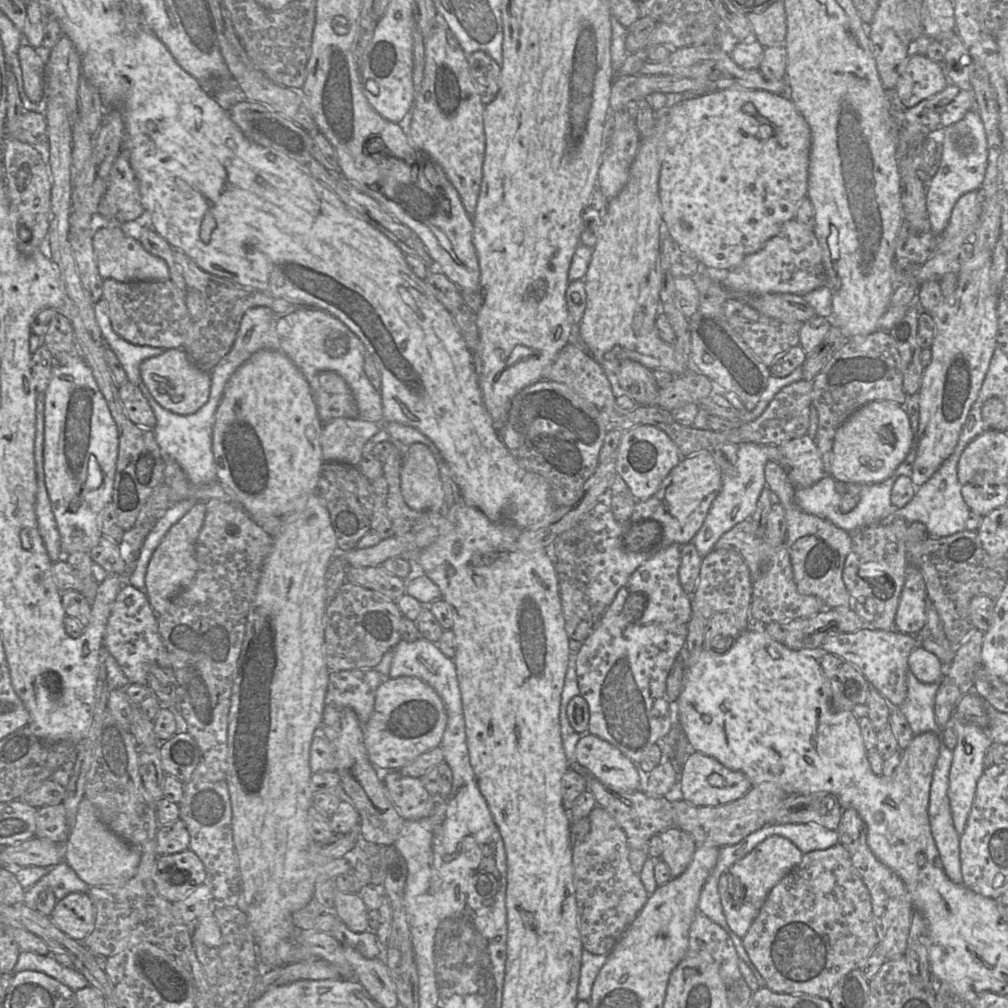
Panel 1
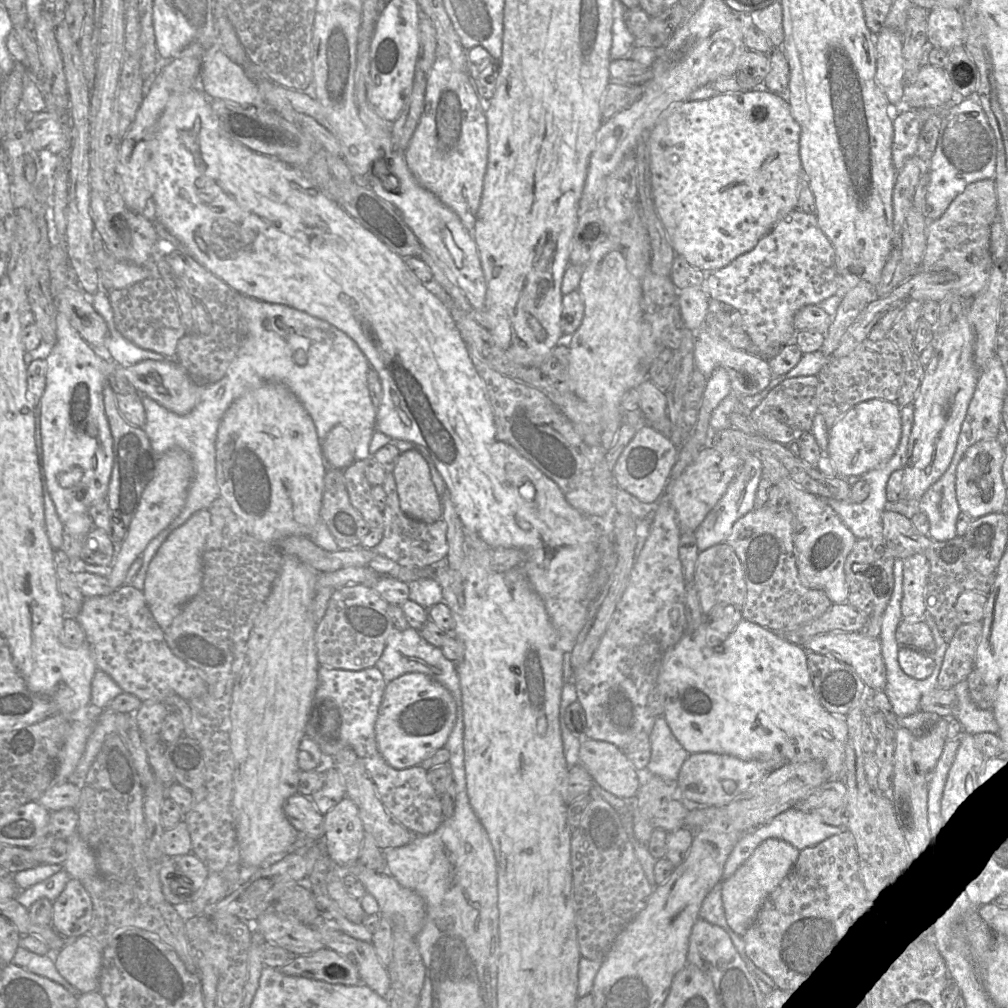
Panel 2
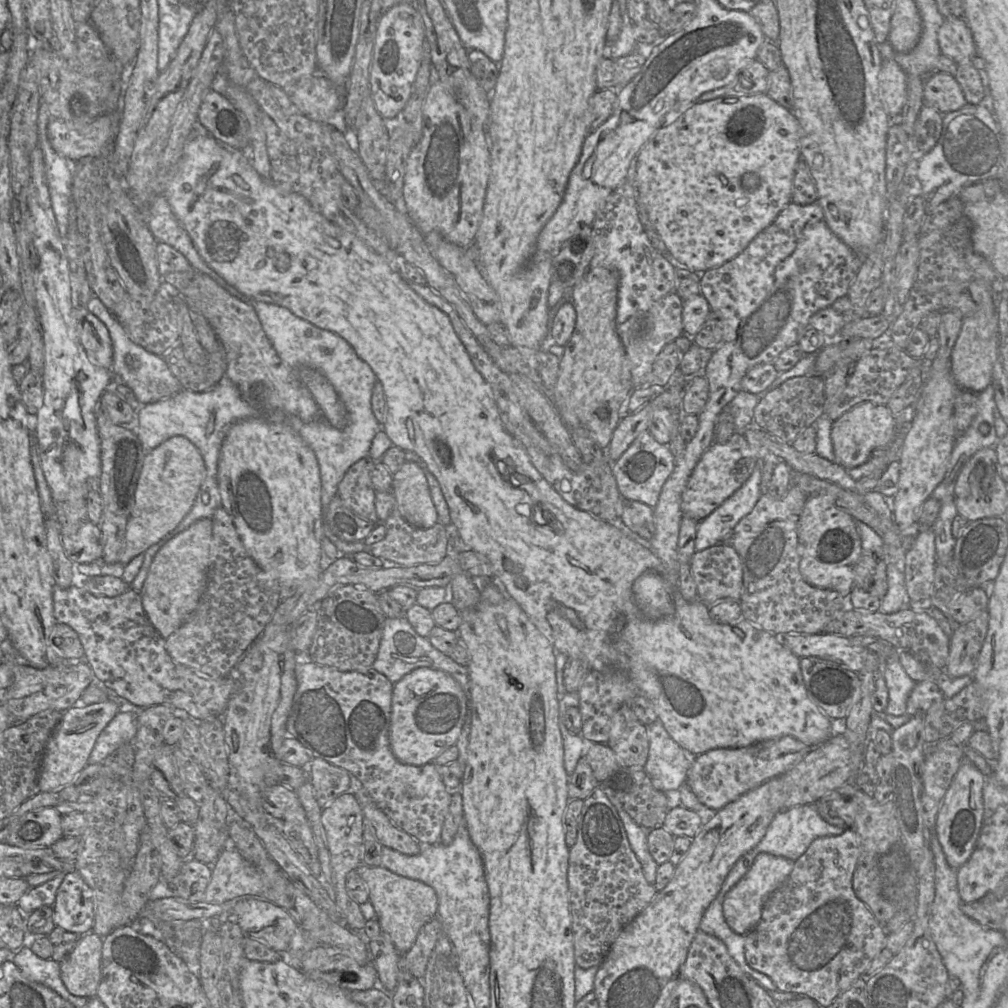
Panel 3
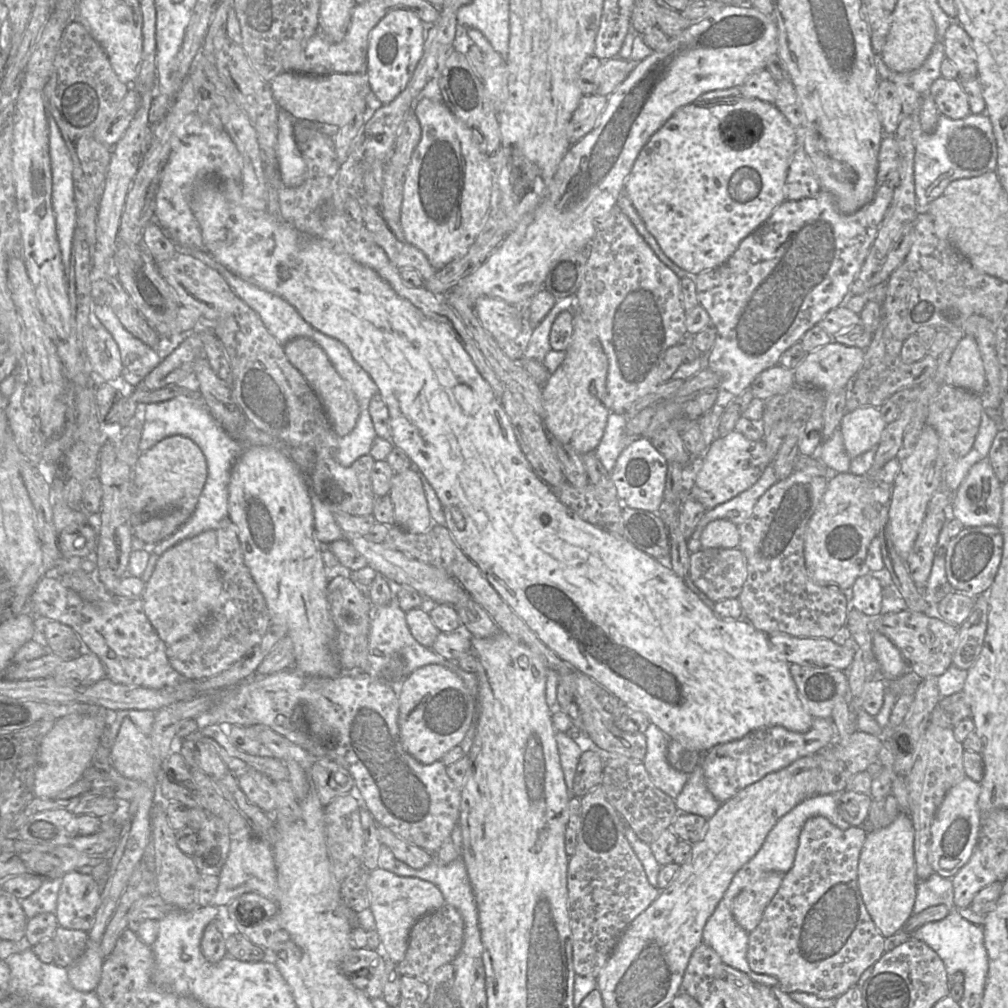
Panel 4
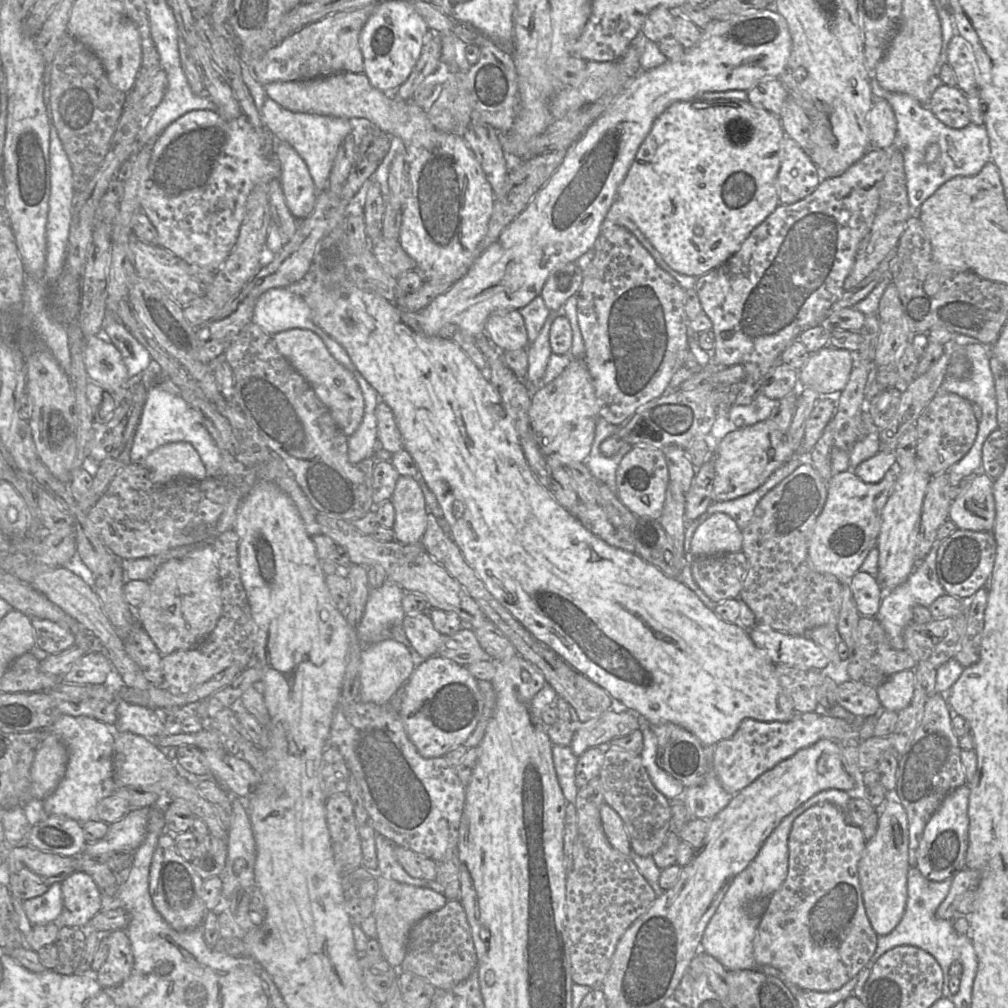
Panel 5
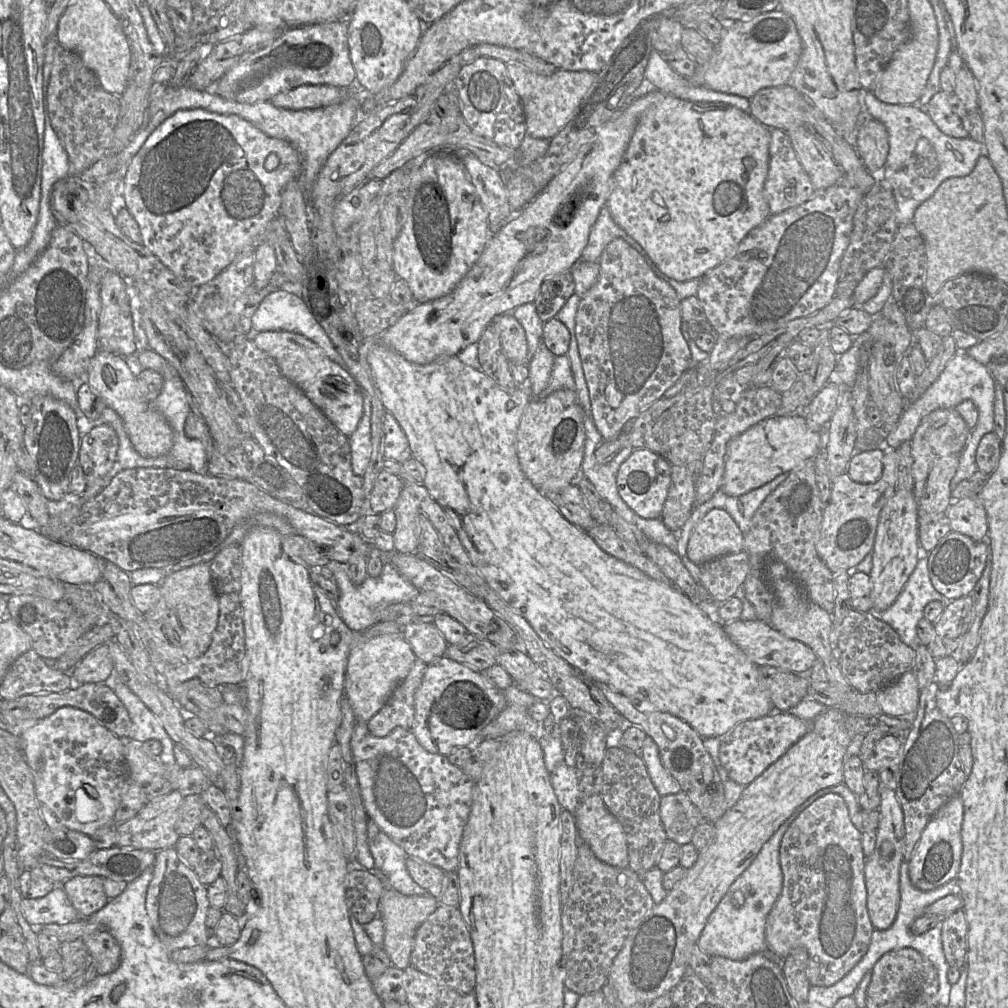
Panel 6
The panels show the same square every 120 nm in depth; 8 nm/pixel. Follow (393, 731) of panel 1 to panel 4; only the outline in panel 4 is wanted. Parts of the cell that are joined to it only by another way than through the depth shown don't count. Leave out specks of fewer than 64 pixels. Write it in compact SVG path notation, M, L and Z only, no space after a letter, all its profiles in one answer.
M429 664L417 668L397 688L400 741L409 755L421 764L430 765L463 741L473 721L474 699L455 672Z

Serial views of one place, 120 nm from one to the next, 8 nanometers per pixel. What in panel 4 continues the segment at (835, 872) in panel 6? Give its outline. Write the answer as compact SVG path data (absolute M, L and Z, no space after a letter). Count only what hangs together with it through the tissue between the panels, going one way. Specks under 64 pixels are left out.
M823 816L809 818L799 835L792 868L784 874L760 923L749 933L750 969L775 977L780 989L787 994L805 992L822 999L836 999L855 986L861 974L886 952L885 938L869 915L858 886L858 862L866 834L863 826L841 830Z

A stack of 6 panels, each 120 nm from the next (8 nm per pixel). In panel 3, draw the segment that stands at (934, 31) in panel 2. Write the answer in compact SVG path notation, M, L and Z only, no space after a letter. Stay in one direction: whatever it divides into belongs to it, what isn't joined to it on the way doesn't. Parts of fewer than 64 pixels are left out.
M963 17L944 18L943 23L938 30L938 44L941 55L951 58L956 64L976 60L972 33Z

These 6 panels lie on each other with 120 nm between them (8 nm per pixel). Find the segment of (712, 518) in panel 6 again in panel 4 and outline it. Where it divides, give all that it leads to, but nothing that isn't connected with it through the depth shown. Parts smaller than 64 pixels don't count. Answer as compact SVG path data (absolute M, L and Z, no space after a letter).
M726 519L711 521L700 536L702 549L732 549L738 548L740 534L738 526Z

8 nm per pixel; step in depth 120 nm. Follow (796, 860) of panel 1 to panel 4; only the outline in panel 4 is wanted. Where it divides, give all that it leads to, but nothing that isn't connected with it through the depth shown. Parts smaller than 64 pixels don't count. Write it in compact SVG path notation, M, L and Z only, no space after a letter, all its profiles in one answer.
M774 871L762 874L733 900L733 917L747 933L752 932L760 923L765 908L781 885L784 874Z

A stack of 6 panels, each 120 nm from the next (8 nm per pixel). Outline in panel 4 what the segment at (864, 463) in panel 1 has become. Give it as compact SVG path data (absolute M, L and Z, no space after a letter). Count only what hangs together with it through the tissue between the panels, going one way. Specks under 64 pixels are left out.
M861 407L846 412L839 430L850 459L877 447L886 425L877 407Z

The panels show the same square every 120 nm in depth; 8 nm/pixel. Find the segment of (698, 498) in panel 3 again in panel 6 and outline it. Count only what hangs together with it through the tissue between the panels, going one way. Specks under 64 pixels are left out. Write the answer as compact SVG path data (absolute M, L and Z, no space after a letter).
M803 414L773 416L733 438L727 445L721 490L739 496L756 489L778 475L791 472L824 449L823 431L813 431Z

